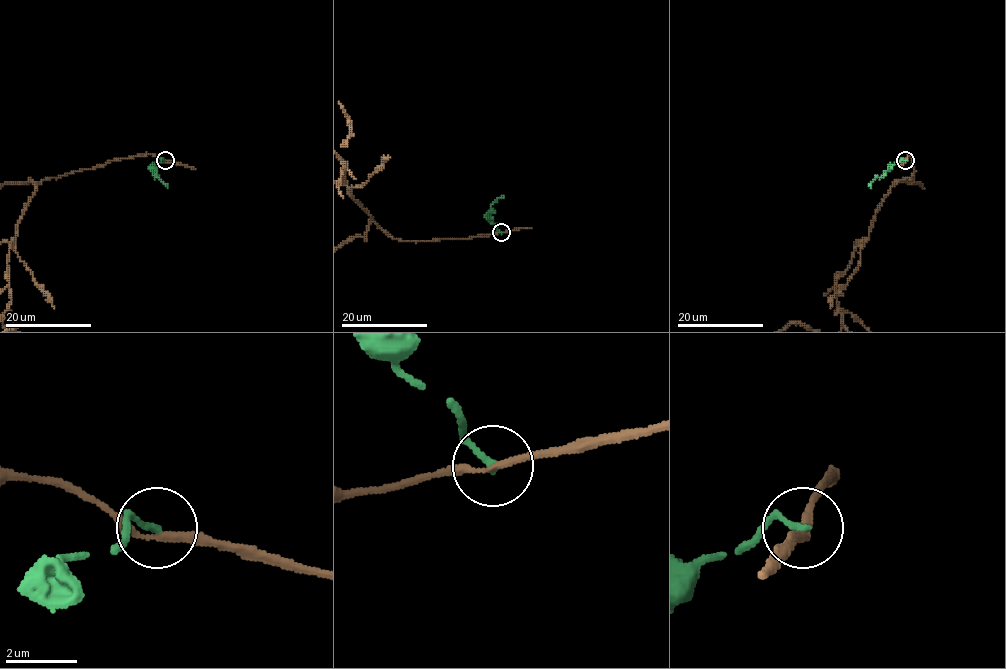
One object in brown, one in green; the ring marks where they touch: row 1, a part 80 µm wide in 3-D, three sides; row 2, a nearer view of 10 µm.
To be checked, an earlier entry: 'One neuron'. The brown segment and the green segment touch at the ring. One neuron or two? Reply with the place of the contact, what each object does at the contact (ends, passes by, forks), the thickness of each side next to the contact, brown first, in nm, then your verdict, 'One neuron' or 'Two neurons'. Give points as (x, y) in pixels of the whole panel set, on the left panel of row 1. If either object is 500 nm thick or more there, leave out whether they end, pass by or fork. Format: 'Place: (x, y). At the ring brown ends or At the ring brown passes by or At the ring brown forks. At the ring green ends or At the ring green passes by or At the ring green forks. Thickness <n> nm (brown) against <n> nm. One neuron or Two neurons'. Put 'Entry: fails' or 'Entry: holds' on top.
Entry: fails
Place: (165, 160). At the ring brown passes by. At the ring green ends. Thickness 180 nm (brown) against 190 nm. Two neurons

